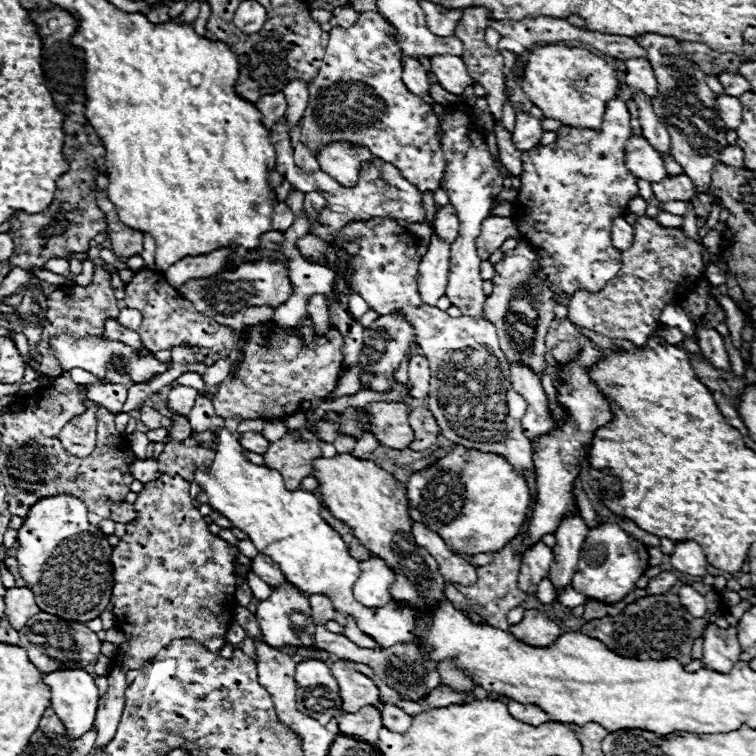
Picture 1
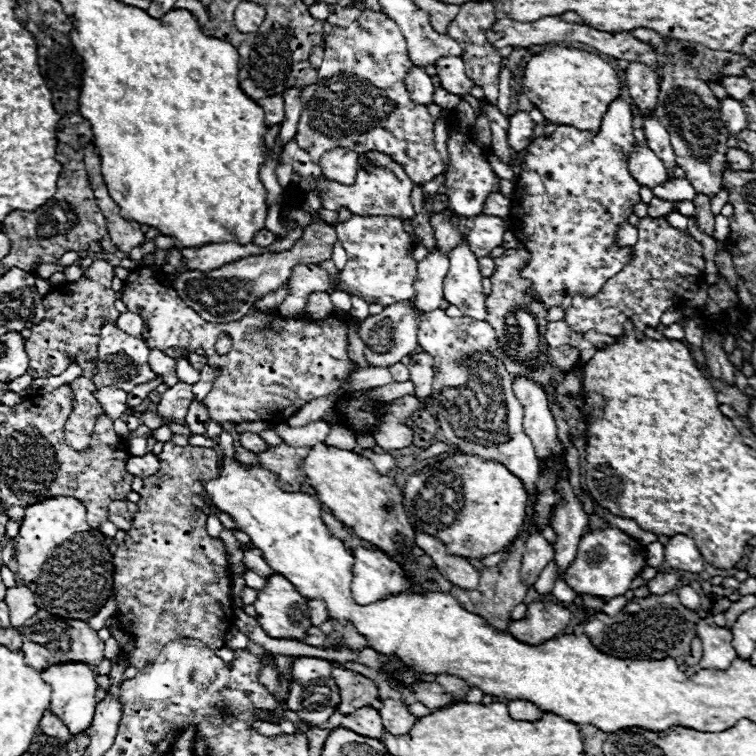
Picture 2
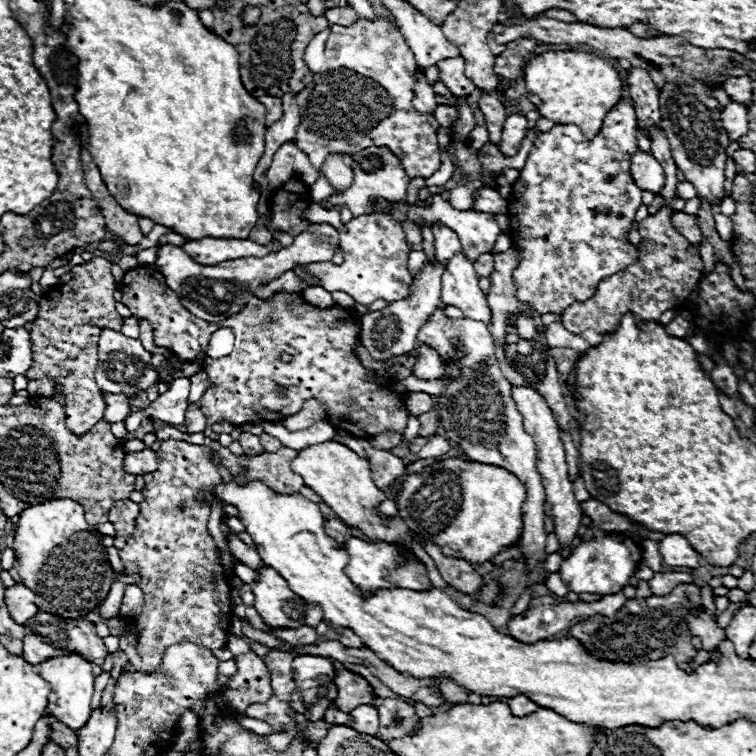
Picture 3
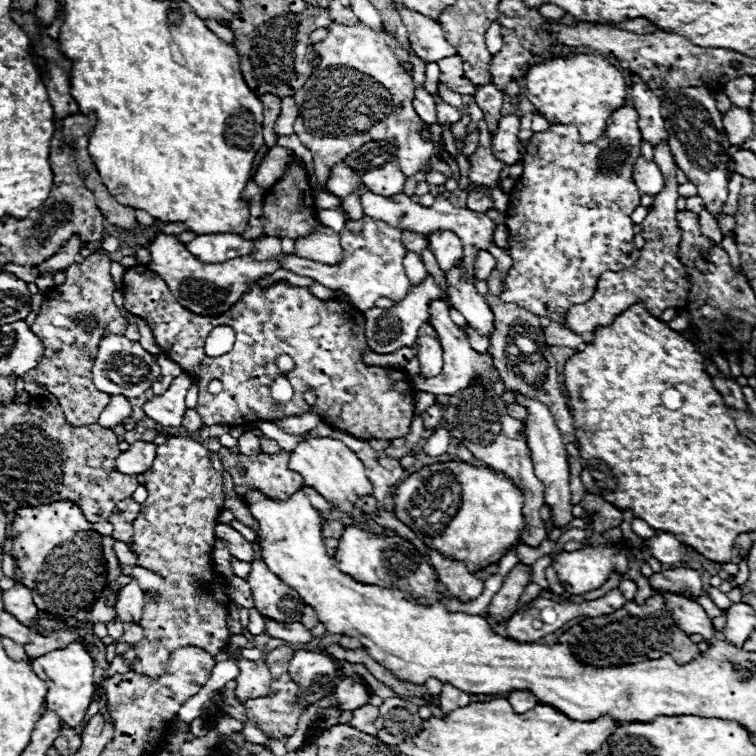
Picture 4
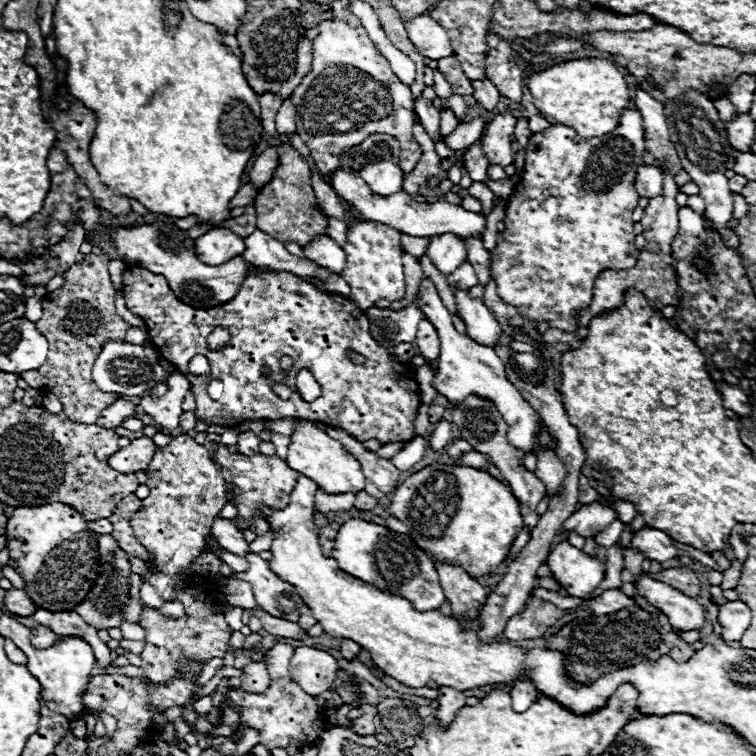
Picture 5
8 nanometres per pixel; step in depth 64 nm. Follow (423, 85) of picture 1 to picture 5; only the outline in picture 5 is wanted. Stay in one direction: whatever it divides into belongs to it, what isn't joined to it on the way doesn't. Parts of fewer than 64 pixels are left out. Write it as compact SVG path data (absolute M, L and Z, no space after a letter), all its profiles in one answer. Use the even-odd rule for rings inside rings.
M422 96L416 100L414 108L416 108L416 114L418 114L418 118L420 118L420 124L426 128L428 136L430 136L434 142L438 142L438 140L442 138L442 136L440 136L440 112L438 112L428 100L424 100Z

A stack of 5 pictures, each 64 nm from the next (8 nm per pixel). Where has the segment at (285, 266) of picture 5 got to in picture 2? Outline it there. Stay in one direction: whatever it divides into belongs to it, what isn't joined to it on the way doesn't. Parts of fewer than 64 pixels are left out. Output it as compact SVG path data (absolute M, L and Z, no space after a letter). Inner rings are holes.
M352 216L348 222L338 224L336 233L348 255L344 270L338 270L334 262L320 262L318 266L328 272L332 288L338 280L338 288L348 294L360 296L368 304L382 304L384 308L414 298L414 278L416 278L416 262L412 258L414 244L410 236L404 232L400 218L390 218L396 222L372 222L370 216Z

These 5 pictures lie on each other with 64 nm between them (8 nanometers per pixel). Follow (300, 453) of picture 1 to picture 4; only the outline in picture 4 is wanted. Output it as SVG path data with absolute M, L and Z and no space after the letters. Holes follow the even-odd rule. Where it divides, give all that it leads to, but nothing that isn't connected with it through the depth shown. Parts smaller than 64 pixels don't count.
M220 448L218 450L220 462L224 466L224 470L232 476L234 486L236 486L236 494L246 494L250 490L260 490L266 498L272 500L286 500L290 498L290 494L294 494L300 486L302 486L302 476L298 472L292 472L288 468L288 452L278 452L278 454L256 454L256 456L244 456L244 454L230 454L228 448Z

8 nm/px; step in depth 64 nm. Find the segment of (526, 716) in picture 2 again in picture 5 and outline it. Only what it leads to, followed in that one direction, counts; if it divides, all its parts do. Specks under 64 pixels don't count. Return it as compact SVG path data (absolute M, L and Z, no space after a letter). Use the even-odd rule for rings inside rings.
M520 676L518 682L512 684L510 696L512 696L512 708L516 712L524 712L528 710L528 706L536 700L536 686L532 684L532 680L528 676Z

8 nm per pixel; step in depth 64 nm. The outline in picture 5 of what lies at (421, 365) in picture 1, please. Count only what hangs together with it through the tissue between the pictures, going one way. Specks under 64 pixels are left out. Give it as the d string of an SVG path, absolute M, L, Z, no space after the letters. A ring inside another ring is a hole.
M424 318L424 322L420 322L414 344L420 348L420 352L422 352L422 356L424 356L426 360L436 360L436 362L438 362L440 342L438 342L436 328L432 326L432 322L428 322L428 318Z

